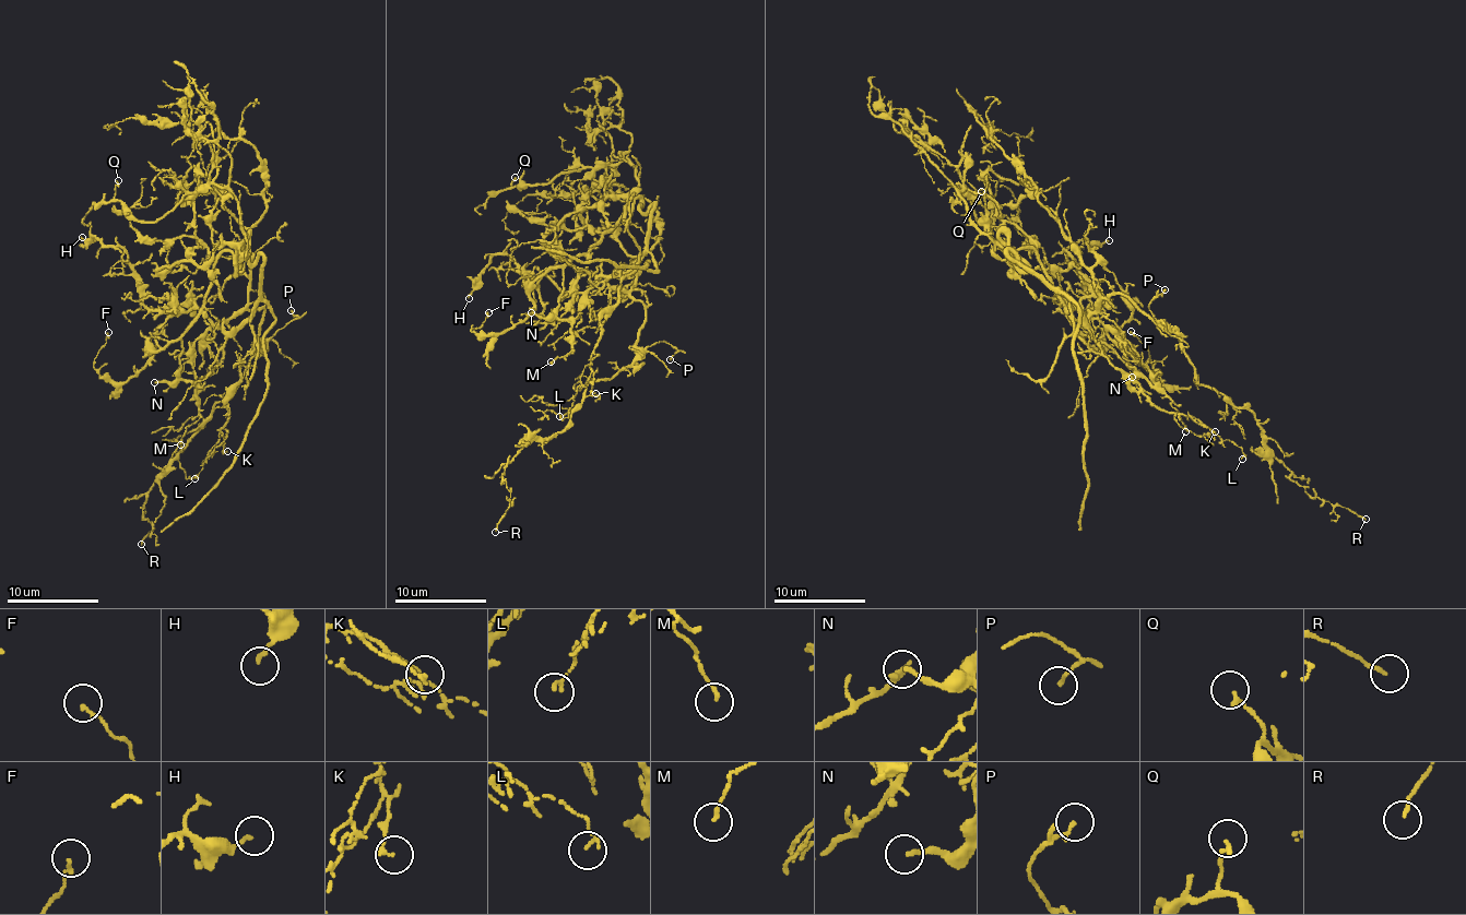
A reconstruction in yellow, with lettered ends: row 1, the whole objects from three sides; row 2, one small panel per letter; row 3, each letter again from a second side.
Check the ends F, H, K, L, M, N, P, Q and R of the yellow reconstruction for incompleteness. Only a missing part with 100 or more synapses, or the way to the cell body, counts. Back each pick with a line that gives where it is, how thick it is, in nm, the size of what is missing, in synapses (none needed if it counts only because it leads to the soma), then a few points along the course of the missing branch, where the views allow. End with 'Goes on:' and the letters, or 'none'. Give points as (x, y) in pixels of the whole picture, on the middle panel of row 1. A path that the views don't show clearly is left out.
Goes on: none

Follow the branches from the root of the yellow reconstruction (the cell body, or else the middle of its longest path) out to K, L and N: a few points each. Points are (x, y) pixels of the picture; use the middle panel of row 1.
K: (600, 276), (625, 273), (636, 263), (621, 282), (617, 302), (601, 318), (602, 336), (592, 356), (595, 393)
L: (600, 276), (636, 263), (621, 282), (617, 302), (601, 318), (589, 380), (567, 416), (559, 416)
N: (600, 276), (571, 299), (570, 309), (577, 315), (575, 319), (544, 319), (531, 312)

